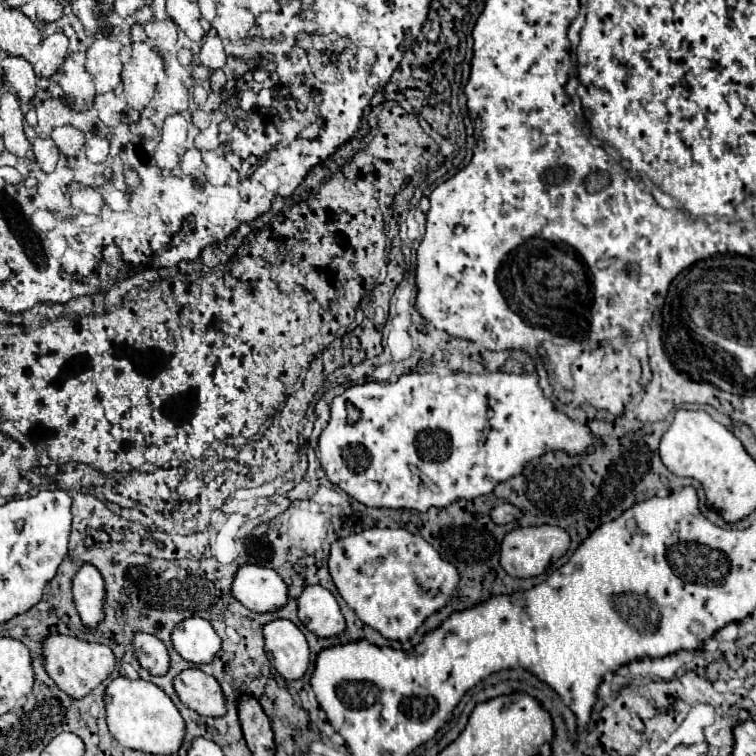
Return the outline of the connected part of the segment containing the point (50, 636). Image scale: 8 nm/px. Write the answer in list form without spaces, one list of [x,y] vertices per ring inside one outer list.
[[[48,632],[44,636],[42,660],[50,678],[58,684],[60,690],[64,690],[72,698],[86,696],[92,688],[96,688],[102,680],[106,680],[116,666],[116,658],[108,646],[84,642],[84,640],[78,640],[76,636],[66,636],[60,632]]]

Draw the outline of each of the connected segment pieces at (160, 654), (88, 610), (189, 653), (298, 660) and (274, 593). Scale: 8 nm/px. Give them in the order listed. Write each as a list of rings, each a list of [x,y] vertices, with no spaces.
[[[134,634],[134,656],[152,676],[168,672],[168,650],[152,634]]]
[[[90,562],[82,564],[72,580],[74,602],[82,622],[92,628],[102,620],[102,604],[104,604],[104,580],[96,566]]]
[[[186,618],[178,626],[174,626],[172,634],[174,650],[188,662],[206,664],[220,650],[220,638],[204,618]]]
[[[276,618],[262,628],[262,634],[270,664],[286,680],[300,678],[306,672],[310,660],[310,650],[300,628],[290,620]]]
[[[244,564],[236,570],[232,594],[254,612],[270,612],[286,604],[284,580],[274,570],[256,564]]]

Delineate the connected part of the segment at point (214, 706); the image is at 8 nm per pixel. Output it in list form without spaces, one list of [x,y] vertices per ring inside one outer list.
[[[200,668],[182,670],[174,678],[174,688],[182,704],[202,716],[222,716],[226,712],[220,684]]]

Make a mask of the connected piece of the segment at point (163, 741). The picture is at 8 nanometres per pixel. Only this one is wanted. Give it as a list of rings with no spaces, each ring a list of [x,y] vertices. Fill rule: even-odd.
[[[118,676],[108,684],[104,704],[108,728],[112,736],[126,748],[142,750],[148,754],[172,754],[180,748],[184,738],[184,720],[172,700],[156,684],[142,678],[132,680]]]

